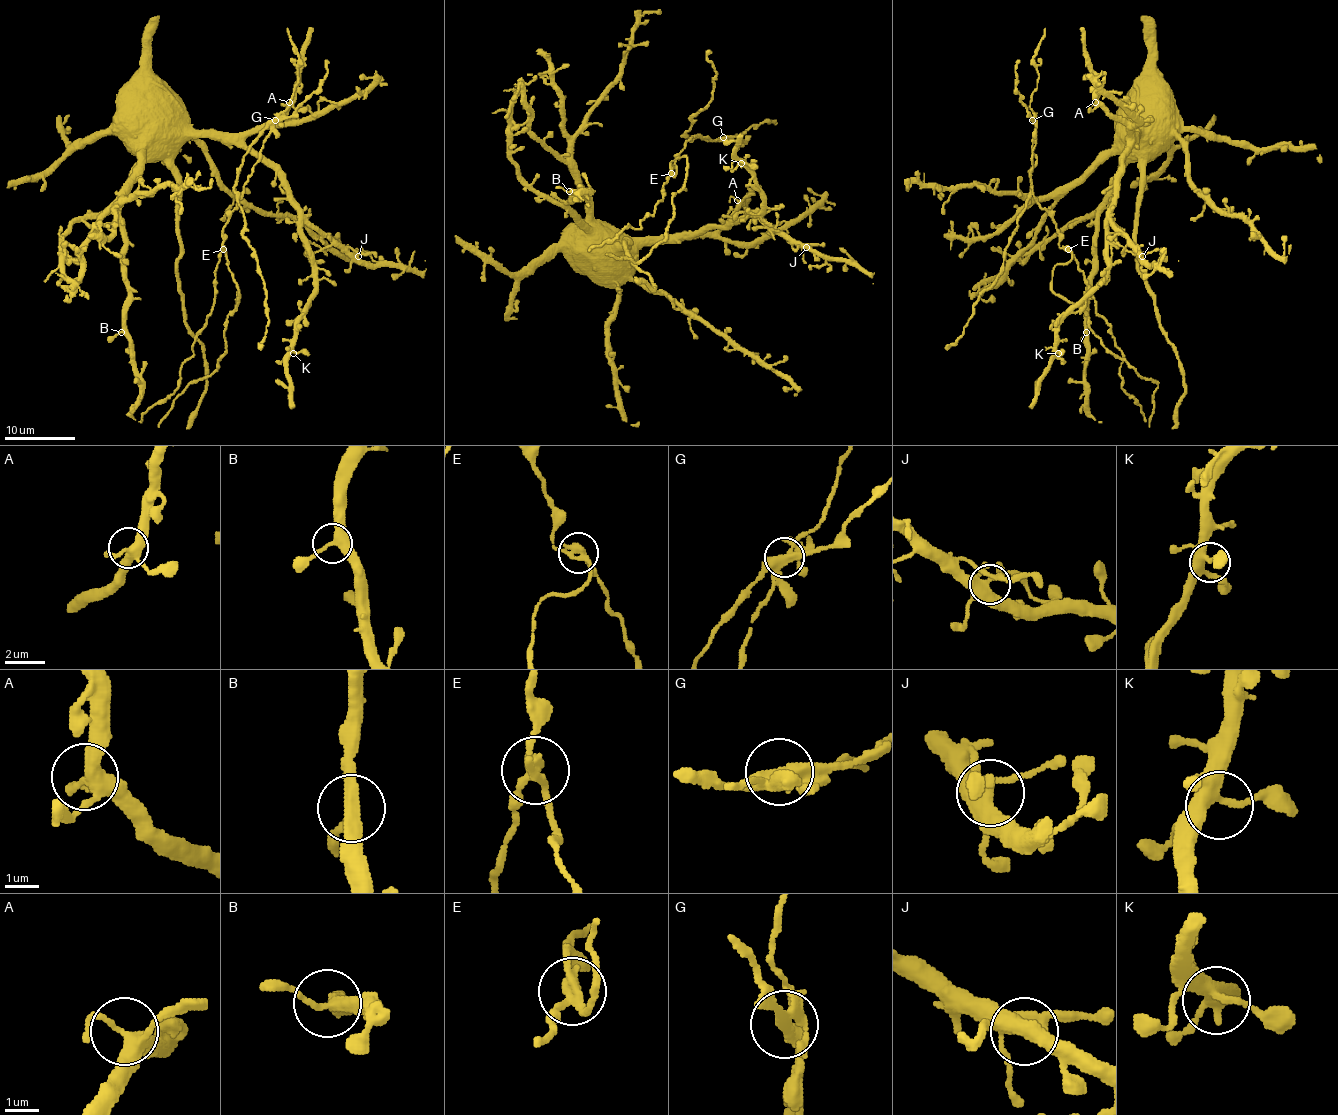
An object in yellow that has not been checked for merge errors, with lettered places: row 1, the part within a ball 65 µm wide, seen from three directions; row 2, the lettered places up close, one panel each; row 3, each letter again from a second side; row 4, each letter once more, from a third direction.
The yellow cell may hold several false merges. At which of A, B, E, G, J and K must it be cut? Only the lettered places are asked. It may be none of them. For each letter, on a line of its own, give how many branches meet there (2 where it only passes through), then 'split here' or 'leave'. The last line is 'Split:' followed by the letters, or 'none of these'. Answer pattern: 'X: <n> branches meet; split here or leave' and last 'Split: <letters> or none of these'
A: 4 branches meet; leave
B: 3 branches meet; leave
E: 3 branches meet; split here
G: 6 branches meet; split here
J: 6 branches meet; leave
K: 4 branches meet; leave
Split: E, G

